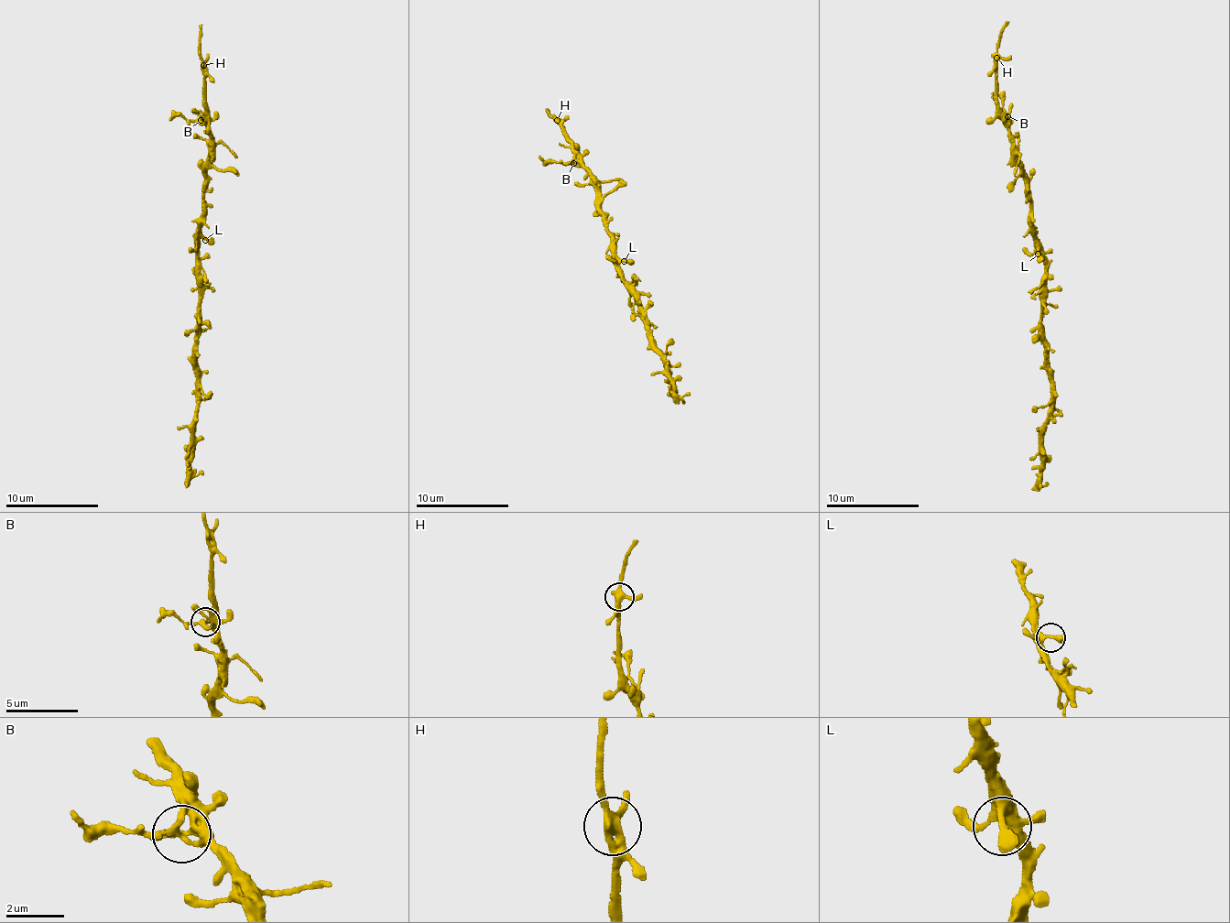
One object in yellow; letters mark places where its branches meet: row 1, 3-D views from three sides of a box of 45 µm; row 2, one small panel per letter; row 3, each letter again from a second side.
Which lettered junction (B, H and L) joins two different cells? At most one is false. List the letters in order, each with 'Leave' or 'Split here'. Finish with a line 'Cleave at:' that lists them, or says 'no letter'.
B: Split here
H: Leave
L: Leave
Cleave at: B

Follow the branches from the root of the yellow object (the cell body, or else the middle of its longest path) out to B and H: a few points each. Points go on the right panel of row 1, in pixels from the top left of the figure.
B: (1043, 255), (1030, 222), (1028, 178), (1015, 153), (1008, 117)
H: (1043, 255), (1030, 222), (1028, 178), (1015, 153), (1010, 118), (997, 104), (997, 59)

